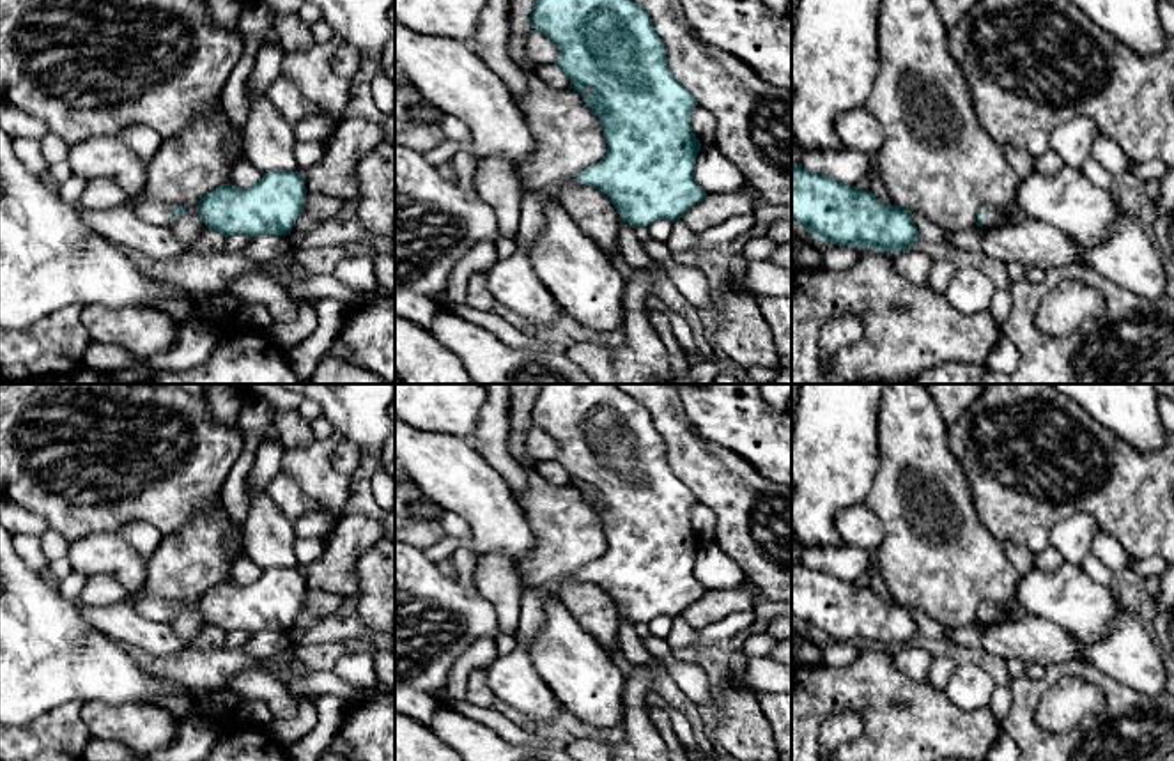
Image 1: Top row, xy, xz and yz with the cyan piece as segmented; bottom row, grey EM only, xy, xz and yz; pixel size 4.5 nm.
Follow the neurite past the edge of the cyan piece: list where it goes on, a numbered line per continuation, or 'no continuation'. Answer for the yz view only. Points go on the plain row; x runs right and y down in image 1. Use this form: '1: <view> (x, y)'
1: yz (994, 611)

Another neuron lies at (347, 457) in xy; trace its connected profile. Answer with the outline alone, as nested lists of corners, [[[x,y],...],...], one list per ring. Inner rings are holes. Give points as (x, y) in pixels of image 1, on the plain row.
[[[344,441],[331,453],[333,467],[349,478],[352,478],[352,474],[361,467],[363,462],[365,462],[365,458],[363,458],[361,450],[349,441]]]

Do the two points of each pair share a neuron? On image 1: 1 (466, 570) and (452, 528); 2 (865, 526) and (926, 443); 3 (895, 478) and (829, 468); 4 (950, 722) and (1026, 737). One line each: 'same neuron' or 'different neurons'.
1: same neuron
2: different neurons
3: different neurons
4: different neurons

